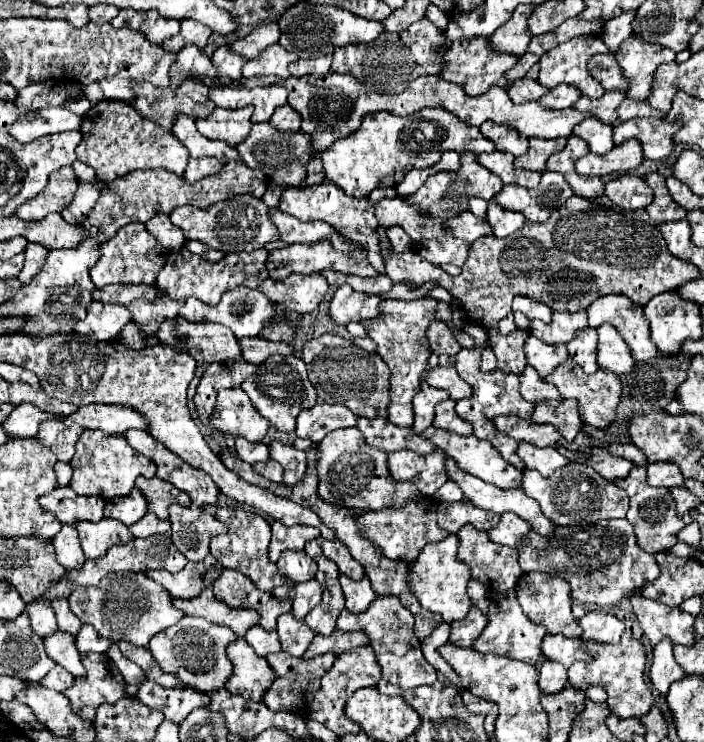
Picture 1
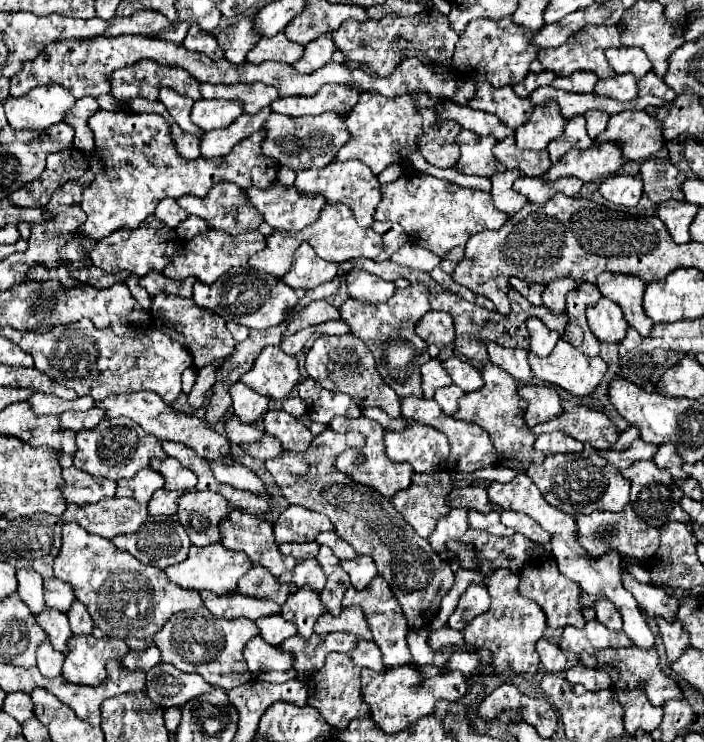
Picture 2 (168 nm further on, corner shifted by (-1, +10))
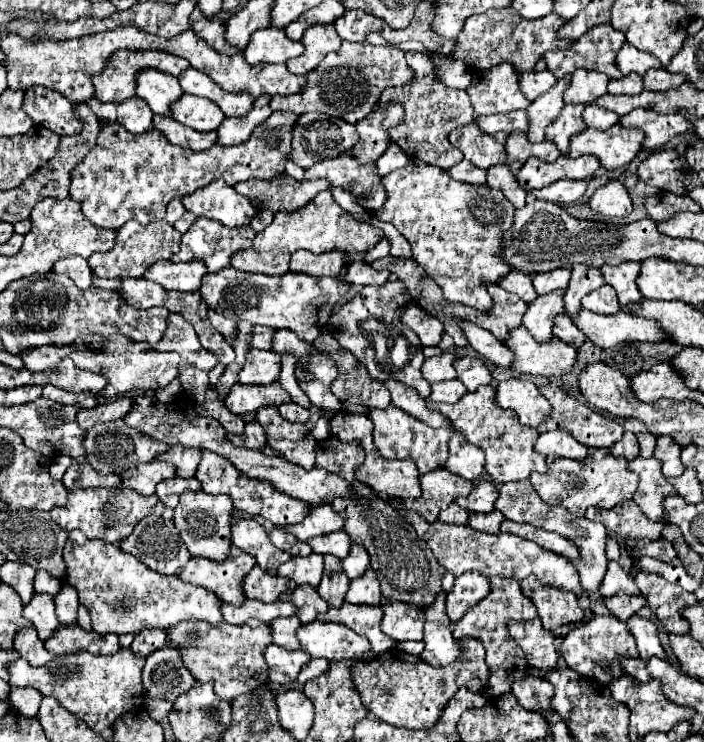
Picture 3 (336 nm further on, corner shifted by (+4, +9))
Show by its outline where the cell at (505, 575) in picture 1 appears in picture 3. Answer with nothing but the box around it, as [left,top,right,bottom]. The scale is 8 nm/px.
[468,511,504,533]

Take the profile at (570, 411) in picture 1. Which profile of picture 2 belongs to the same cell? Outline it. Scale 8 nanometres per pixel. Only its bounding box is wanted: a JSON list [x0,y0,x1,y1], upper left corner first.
[519,384,563,426]

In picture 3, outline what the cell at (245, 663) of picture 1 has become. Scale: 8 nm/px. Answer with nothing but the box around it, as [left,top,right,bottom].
[264,645,310,683]

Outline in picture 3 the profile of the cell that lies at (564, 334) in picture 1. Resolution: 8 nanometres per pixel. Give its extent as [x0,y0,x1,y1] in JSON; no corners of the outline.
[534,269,570,295]

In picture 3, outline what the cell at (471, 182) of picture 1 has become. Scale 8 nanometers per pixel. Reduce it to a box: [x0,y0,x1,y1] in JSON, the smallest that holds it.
[450,123,508,169]

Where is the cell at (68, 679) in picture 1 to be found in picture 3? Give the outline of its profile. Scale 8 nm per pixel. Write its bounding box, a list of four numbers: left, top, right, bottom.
[14,629,54,667]

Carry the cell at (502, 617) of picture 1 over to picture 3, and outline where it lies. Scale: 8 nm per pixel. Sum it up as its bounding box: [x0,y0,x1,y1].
[454,577,538,697]

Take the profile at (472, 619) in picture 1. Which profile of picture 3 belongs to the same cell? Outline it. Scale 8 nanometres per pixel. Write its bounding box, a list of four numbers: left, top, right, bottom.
[446,573,490,623]

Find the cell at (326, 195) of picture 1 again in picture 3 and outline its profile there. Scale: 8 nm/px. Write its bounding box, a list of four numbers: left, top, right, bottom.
[304,153,386,211]

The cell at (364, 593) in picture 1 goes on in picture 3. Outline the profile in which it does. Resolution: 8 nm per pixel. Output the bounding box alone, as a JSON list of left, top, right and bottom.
[342,545,370,579]

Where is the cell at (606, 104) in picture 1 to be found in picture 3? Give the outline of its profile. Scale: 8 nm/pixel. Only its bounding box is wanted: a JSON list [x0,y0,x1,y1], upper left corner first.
[608,73,642,95]

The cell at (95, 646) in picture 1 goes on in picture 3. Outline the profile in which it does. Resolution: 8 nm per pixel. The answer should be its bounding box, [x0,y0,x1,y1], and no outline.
[54,583,78,625]

